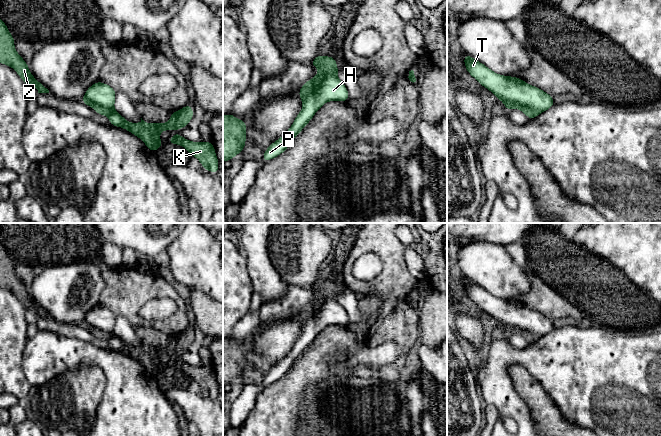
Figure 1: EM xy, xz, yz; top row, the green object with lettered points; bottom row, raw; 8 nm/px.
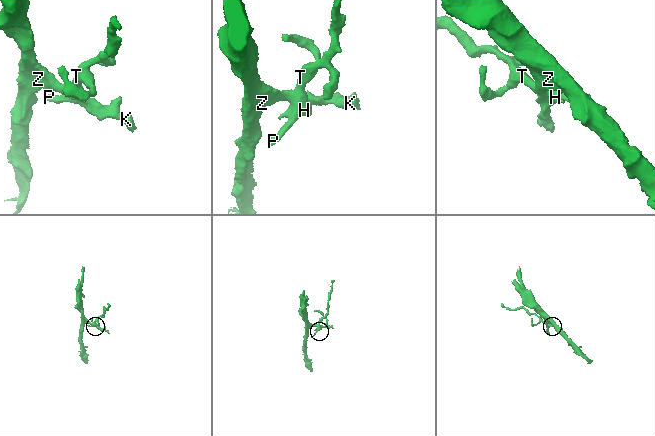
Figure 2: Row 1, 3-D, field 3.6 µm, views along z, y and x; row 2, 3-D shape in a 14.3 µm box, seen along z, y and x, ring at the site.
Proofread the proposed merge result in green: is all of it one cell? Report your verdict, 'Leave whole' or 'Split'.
Split

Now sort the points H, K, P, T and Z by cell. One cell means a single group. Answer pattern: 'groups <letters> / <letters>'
groups H P T / K Z

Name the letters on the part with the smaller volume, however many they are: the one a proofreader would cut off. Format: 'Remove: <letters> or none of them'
Remove: H, P, T

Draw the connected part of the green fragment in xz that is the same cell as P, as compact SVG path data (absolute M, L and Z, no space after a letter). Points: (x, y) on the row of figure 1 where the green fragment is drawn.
M327 74L323 81L307 95L302 110L288 131L265 150L262 160L267 162L282 154L326 102L345 102L349 98L346 86L337 75Z

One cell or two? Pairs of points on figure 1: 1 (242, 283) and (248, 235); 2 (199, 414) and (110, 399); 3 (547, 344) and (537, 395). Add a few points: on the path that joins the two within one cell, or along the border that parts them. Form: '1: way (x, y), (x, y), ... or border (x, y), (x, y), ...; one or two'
1: border (245, 256), (247, 271), (251, 280); two
2: border (163, 393), (186, 420), (196, 425); two
3: border (523, 367), (554, 402); two

